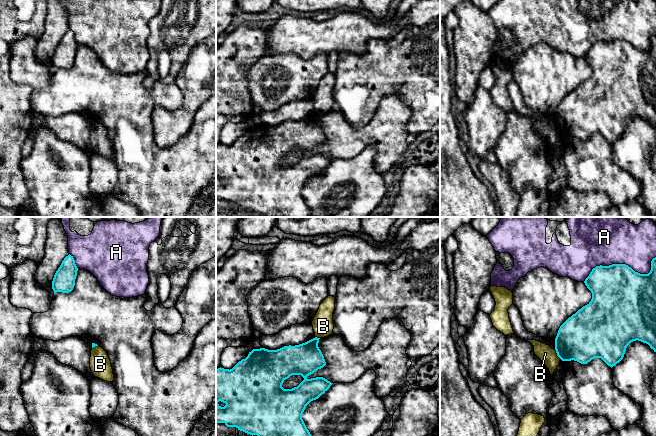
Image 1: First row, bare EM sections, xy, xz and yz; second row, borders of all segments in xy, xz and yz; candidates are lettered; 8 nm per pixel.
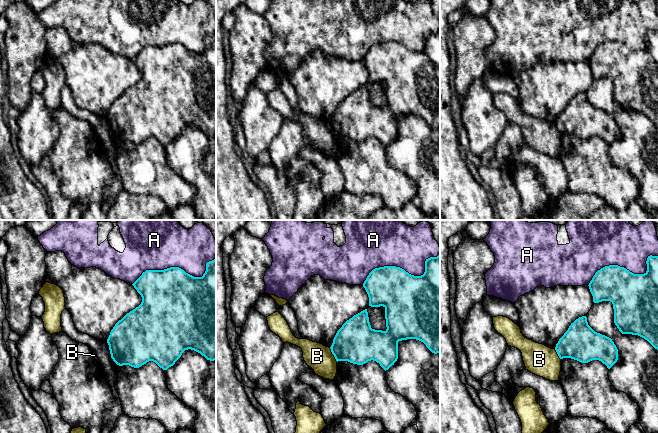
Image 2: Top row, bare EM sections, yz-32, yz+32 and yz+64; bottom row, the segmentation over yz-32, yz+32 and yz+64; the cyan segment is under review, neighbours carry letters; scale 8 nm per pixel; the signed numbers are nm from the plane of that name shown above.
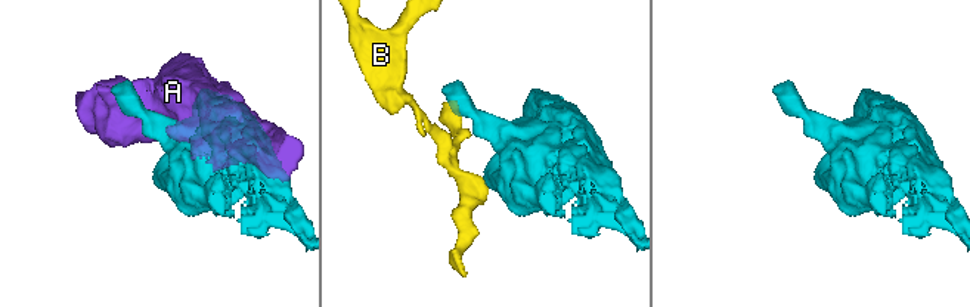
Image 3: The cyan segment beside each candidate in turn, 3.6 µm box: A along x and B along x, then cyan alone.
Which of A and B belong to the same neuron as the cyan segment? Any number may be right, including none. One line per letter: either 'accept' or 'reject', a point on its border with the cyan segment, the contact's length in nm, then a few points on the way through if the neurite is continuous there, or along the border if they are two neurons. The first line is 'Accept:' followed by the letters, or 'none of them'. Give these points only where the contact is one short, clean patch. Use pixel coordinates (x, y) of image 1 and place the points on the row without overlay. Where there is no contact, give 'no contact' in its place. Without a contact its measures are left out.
Accept: none of them
A: reject; contact yz (622, 40); length 600 nm
B: reject; contact yz (557, 130); length 100 nm; border yz (555, 125), (556, 130), (561, 135)

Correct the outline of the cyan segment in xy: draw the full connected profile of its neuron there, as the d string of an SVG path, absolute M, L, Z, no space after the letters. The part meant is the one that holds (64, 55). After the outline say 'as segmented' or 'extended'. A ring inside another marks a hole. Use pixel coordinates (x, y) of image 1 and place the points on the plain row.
M70 30L64 34L60 43L56 47L53 57L52 65L54 69L62 68L69 69L75 62L75 55L78 44L75 40L73 32Z | as segmented

